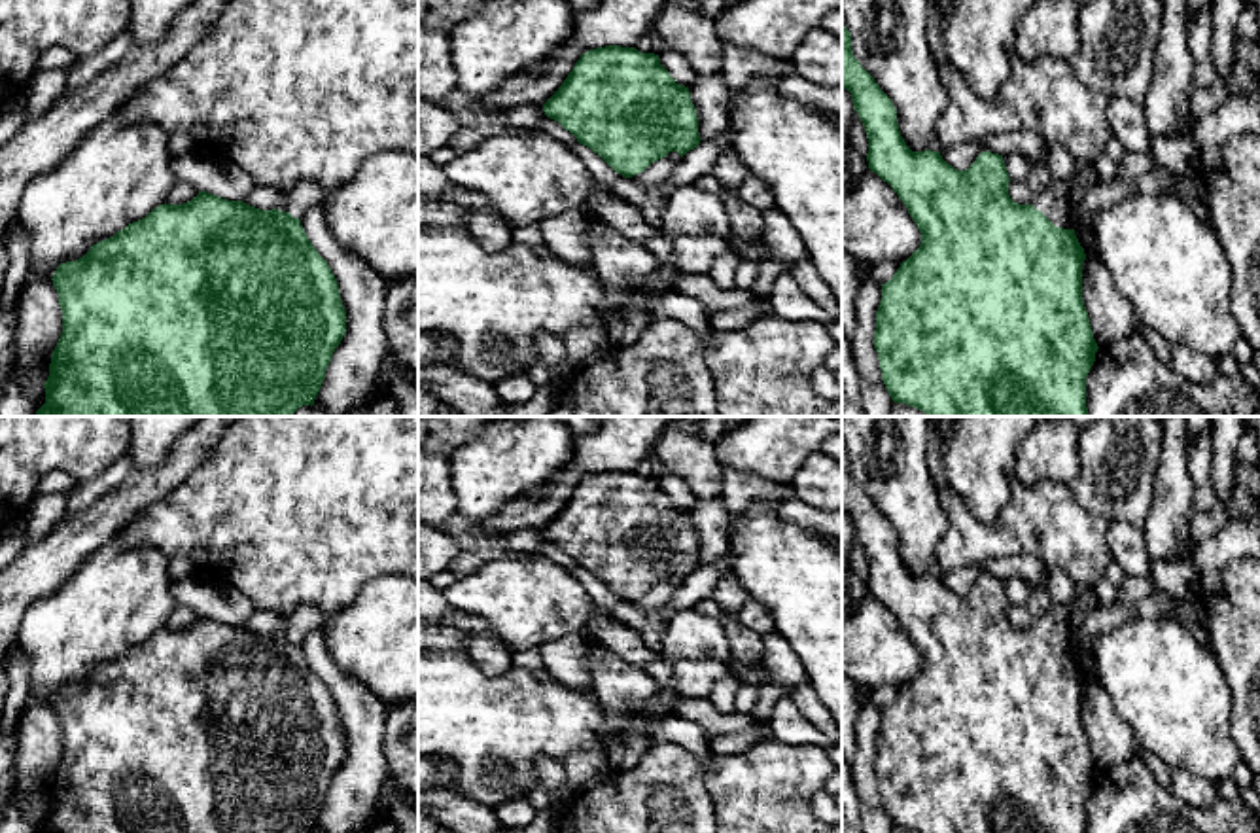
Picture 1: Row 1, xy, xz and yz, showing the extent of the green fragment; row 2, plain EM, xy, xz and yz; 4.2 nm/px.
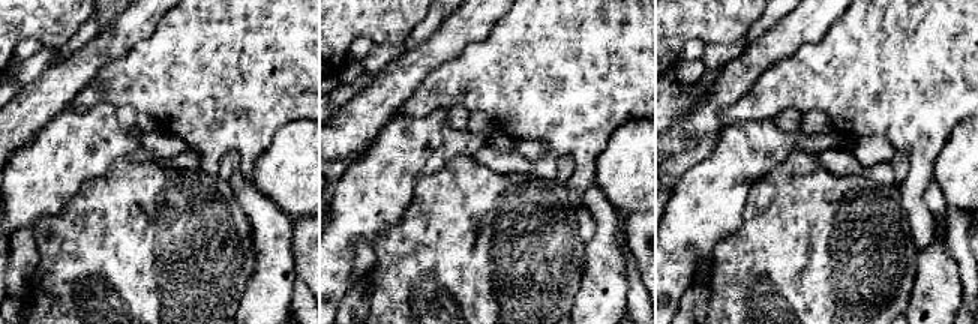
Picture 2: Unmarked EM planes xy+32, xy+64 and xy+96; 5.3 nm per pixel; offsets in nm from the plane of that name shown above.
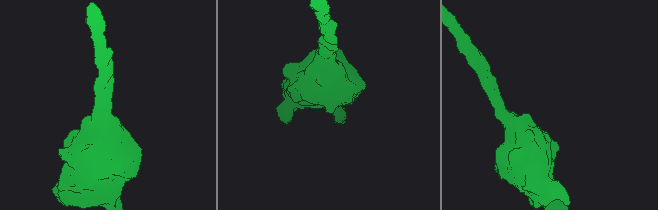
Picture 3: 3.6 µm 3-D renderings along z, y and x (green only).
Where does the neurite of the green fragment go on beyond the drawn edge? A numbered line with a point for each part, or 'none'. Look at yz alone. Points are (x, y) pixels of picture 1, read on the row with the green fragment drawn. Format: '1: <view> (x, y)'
1: yz (1056, 201)

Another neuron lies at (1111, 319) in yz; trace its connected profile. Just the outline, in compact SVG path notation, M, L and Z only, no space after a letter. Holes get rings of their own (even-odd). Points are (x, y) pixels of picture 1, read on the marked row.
M1086 256L1082 263L1082 301L1097 346L1122 341L1135 331L1135 312L1114 290L1105 265Z

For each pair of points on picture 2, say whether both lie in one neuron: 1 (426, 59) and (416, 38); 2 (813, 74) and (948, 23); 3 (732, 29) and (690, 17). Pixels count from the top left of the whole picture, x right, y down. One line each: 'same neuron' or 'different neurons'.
1: different neurons
2: same neuron
3: same neuron

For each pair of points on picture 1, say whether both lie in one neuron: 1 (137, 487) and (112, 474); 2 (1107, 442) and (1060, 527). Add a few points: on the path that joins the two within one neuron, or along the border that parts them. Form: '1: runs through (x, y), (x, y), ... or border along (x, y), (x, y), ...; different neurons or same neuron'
1: border along (133, 468), (110, 491); different neurons
2: border along (1071, 487), (1071, 493), (1086, 510), (1111, 523); different neurons

